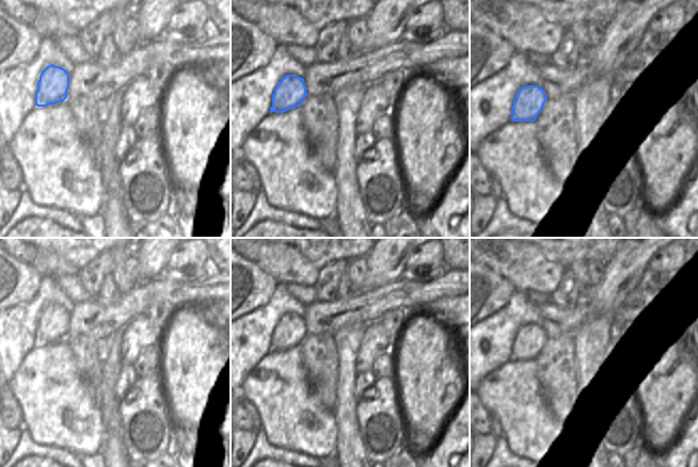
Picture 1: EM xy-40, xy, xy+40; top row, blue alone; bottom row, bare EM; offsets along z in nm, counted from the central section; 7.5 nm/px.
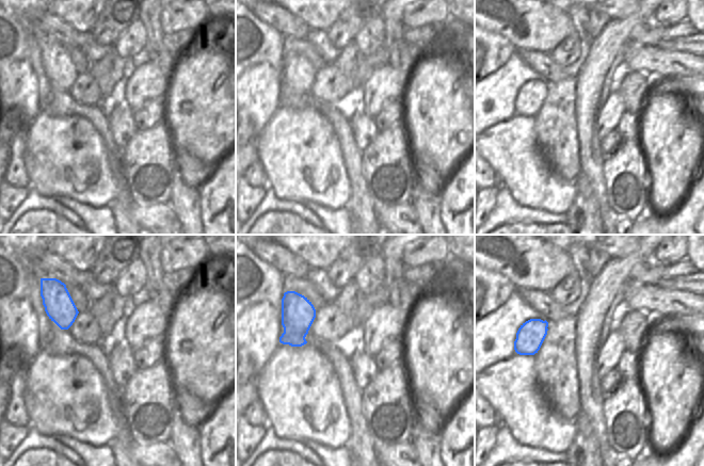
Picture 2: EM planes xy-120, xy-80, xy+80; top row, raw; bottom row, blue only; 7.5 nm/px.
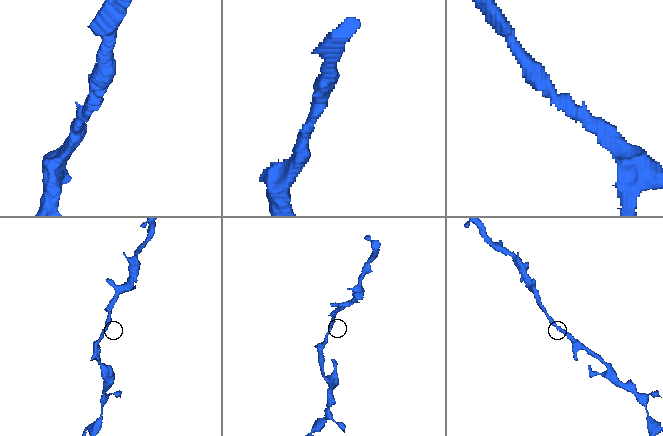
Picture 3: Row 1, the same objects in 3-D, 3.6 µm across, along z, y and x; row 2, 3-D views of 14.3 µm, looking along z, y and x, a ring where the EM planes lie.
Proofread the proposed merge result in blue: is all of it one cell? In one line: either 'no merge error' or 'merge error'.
no merge error

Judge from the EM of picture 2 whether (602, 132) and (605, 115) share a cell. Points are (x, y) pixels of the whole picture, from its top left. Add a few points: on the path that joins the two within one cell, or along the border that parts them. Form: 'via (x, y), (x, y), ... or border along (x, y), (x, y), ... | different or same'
via (602, 128), (605, 119) | same

